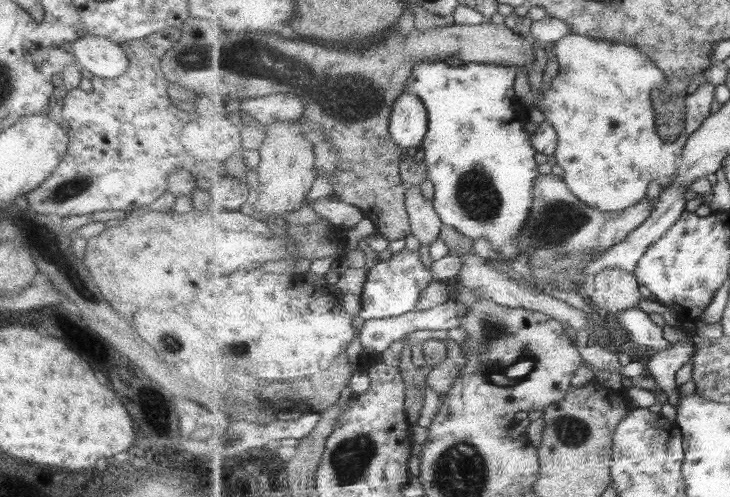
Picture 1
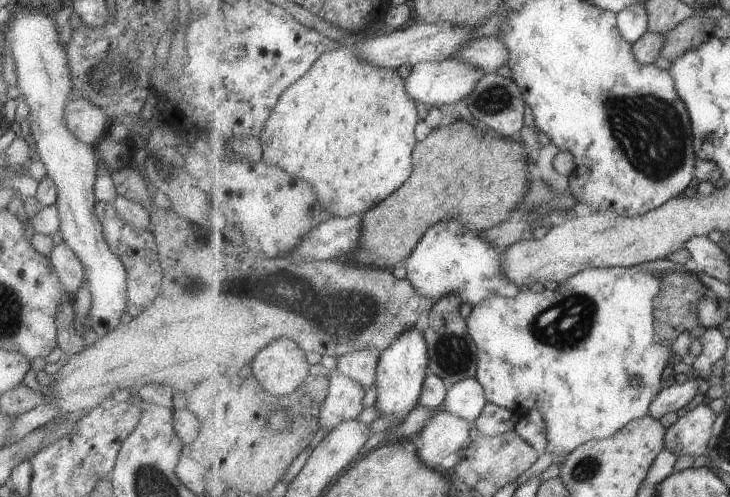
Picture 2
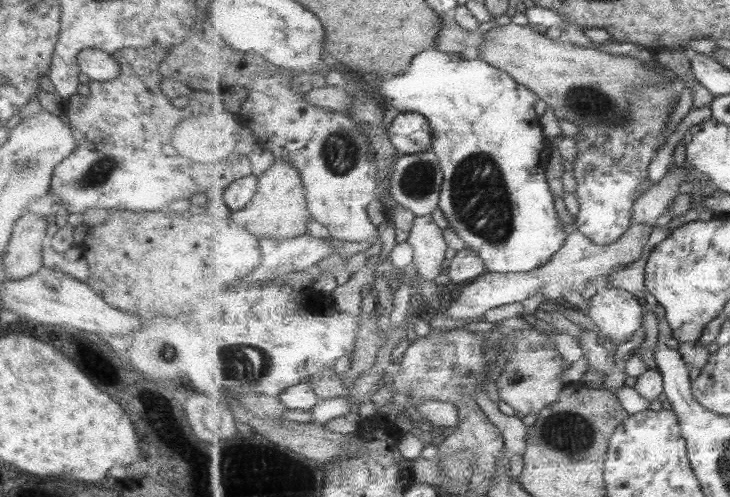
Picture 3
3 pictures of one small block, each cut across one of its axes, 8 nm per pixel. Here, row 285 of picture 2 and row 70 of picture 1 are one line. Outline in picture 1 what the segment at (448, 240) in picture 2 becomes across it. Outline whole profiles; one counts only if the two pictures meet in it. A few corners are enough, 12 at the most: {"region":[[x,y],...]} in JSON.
{"region":[[415,66],[443,224],[509,260],[537,149],[517,68]]}

